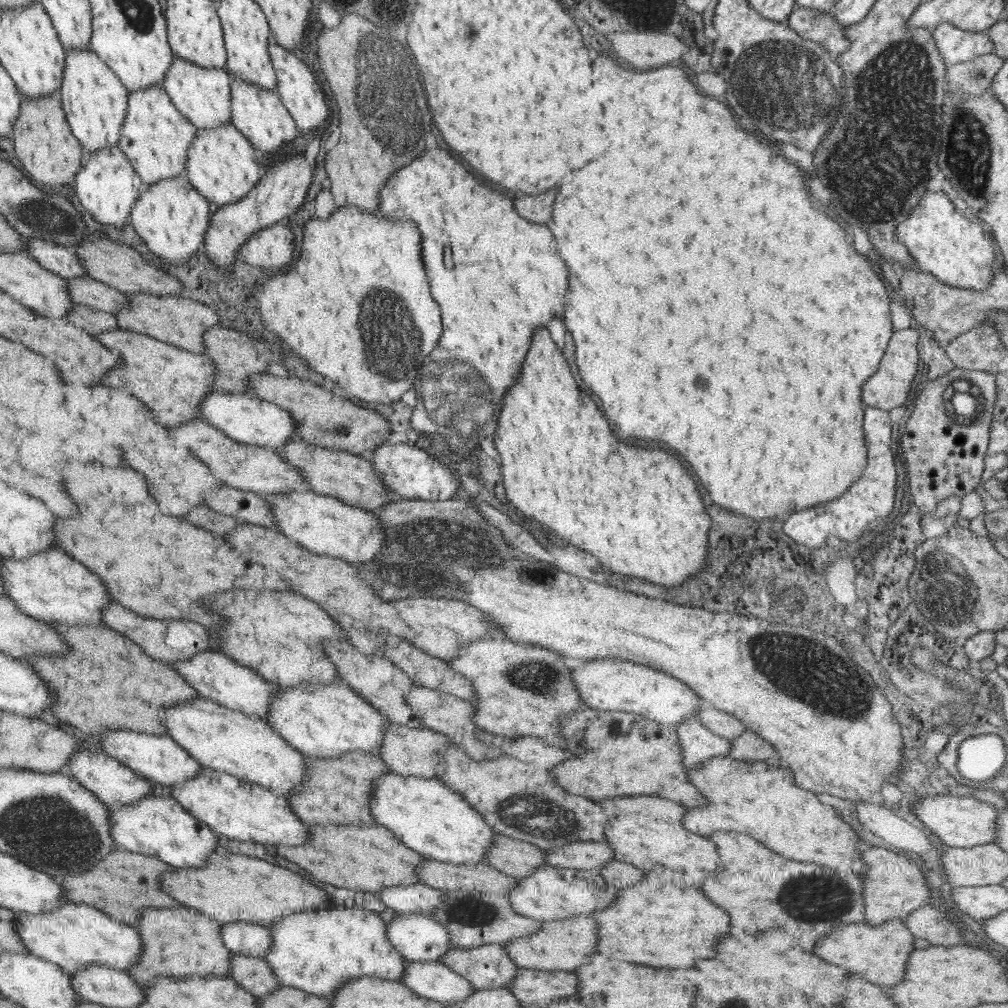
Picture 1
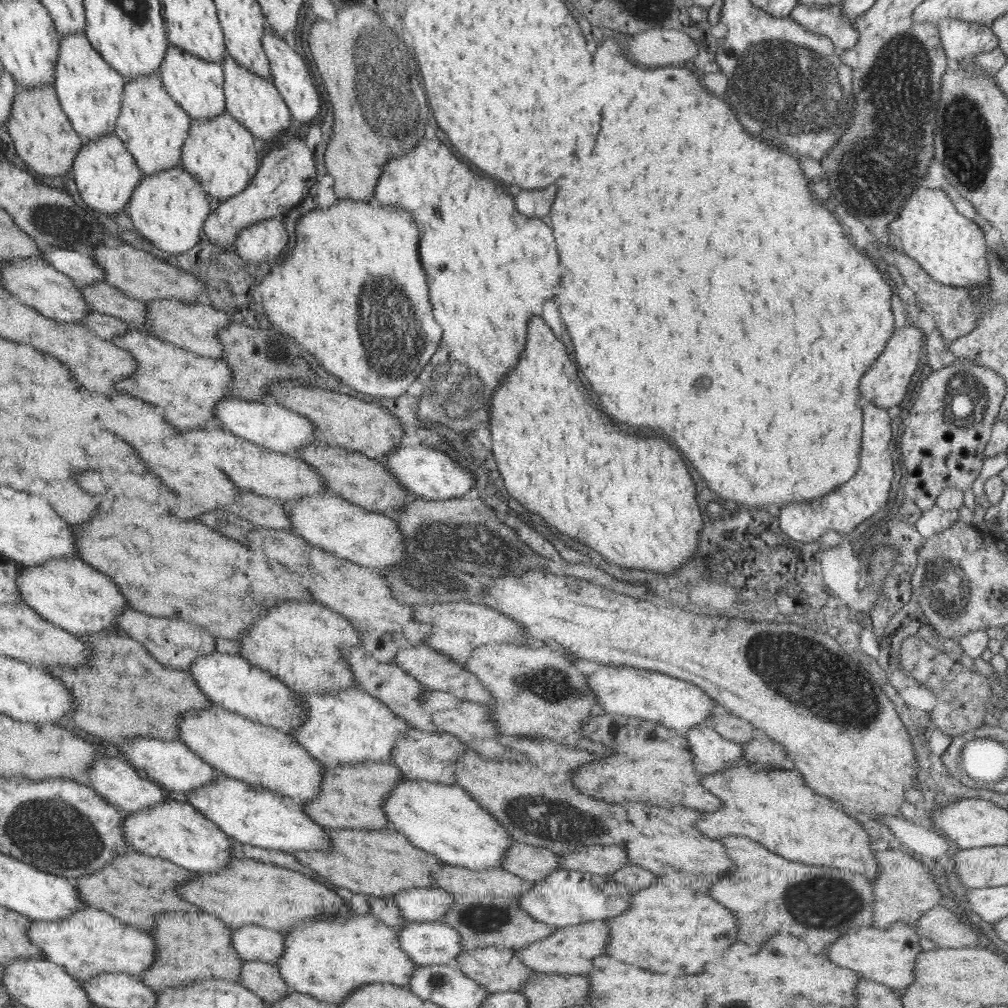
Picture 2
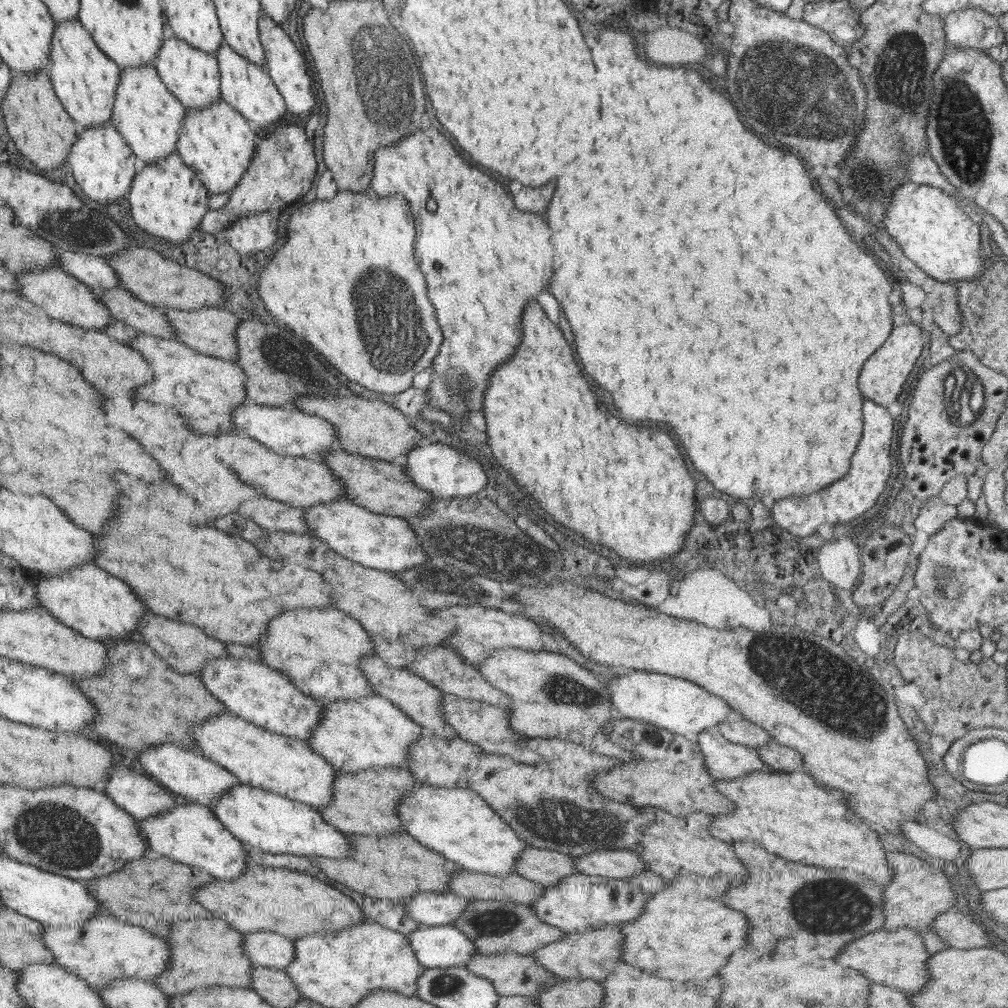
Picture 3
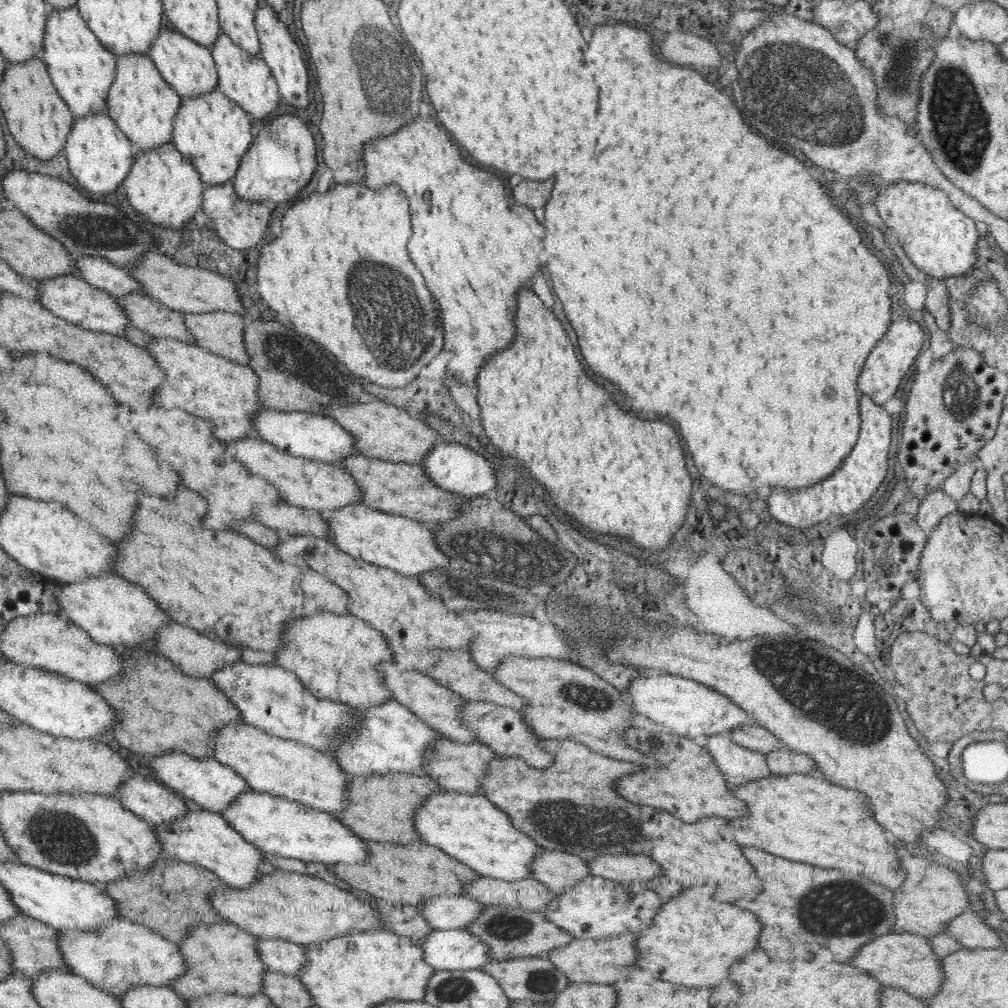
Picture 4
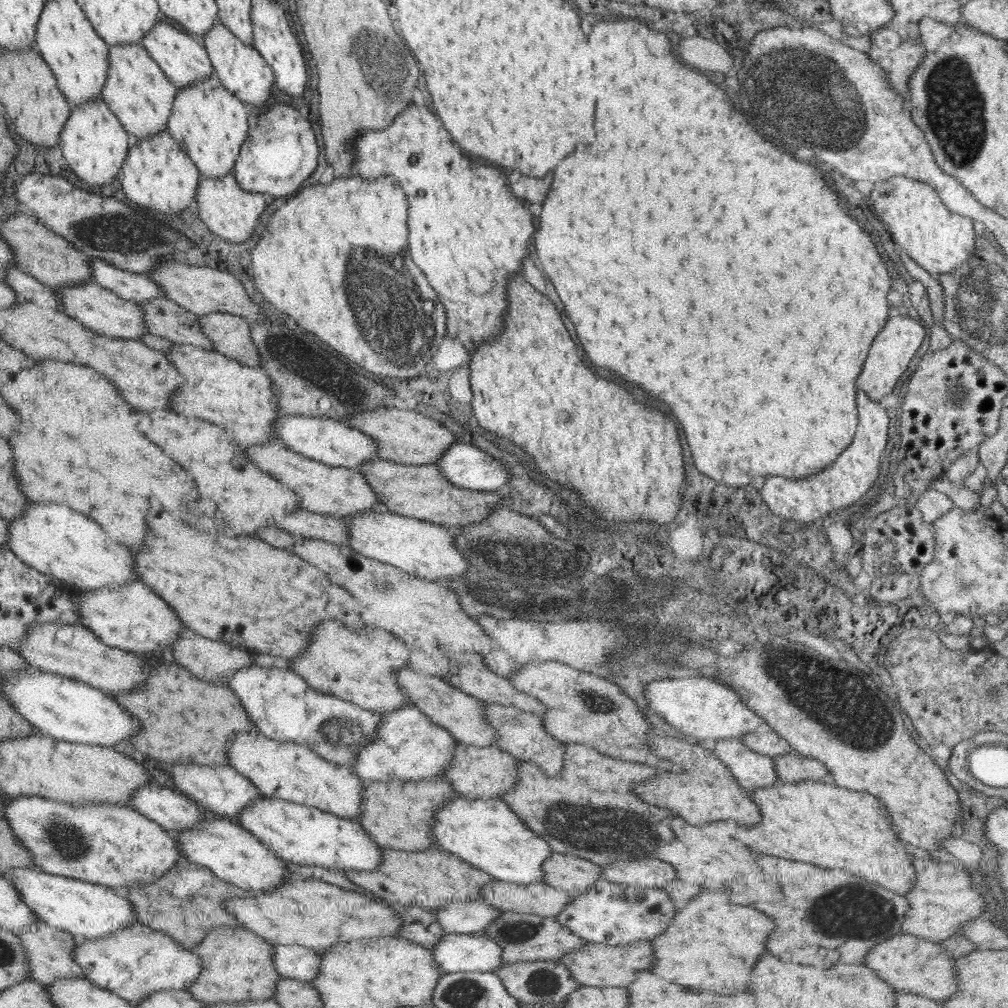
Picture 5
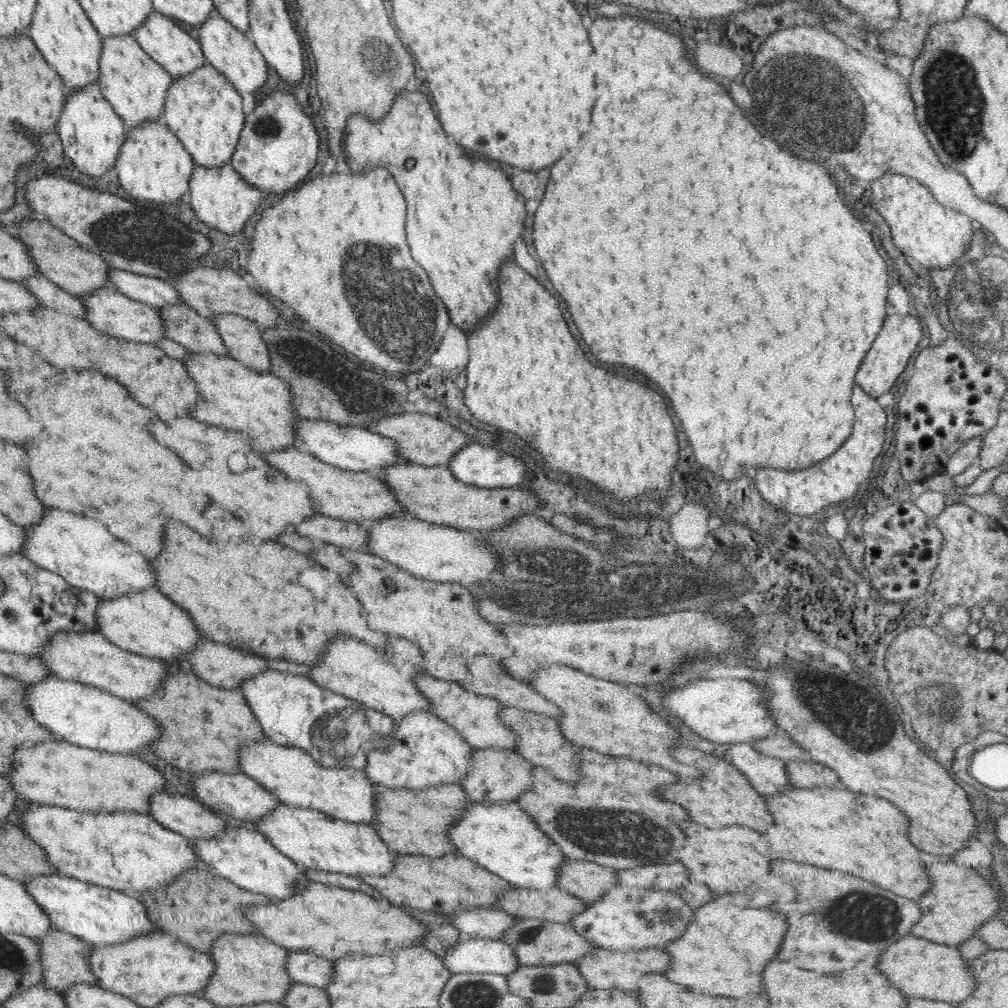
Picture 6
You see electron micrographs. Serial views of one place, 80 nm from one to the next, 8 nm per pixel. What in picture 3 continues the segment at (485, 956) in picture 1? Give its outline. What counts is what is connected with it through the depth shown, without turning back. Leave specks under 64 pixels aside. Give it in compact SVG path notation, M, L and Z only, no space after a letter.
M514 952L491 956L476 954L465 968L475 975L490 979L500 996L520 995L538 998L543 990L550 988L559 980L558 975L550 972L547 968L541 967L540 964L536 964L531 956L518 955Z

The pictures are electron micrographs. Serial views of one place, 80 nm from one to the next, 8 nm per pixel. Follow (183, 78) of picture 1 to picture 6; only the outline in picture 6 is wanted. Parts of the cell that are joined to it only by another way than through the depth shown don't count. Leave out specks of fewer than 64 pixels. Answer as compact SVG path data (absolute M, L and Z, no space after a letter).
M156 10L149 14L145 24L137 30L134 37L158 63L161 63L173 79L185 77L186 74L192 74L196 69L208 64L201 43L182 30L172 18Z

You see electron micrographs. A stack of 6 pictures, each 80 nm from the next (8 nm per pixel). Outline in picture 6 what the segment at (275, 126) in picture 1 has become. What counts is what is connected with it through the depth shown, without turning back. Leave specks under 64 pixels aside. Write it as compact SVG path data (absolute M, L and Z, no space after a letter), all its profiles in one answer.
M213 10L209 21L200 25L199 42L208 64L217 67L223 75L238 89L240 94L258 94L268 78L268 66L262 58L261 50L253 39L239 31L233 23L228 22L219 10Z

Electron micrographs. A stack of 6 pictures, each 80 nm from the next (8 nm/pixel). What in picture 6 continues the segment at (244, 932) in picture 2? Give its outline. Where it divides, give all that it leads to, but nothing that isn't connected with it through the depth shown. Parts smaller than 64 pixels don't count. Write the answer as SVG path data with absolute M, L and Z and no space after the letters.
M289 950L288 972L294 982L327 988L334 976L334 963L305 951Z

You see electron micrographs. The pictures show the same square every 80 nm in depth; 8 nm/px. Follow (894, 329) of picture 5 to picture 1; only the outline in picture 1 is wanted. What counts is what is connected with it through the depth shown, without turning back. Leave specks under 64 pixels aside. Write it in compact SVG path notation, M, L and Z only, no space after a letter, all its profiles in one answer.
M915 325L908 329L895 331L888 343L884 356L879 362L879 367L874 372L874 376L870 376L866 380L866 384L862 386L862 400L868 406L874 406L876 409L889 412L893 408L904 405L906 398L908 398L908 392L910 392L914 376L918 372L918 360L920 360L918 350L922 335L923 332Z

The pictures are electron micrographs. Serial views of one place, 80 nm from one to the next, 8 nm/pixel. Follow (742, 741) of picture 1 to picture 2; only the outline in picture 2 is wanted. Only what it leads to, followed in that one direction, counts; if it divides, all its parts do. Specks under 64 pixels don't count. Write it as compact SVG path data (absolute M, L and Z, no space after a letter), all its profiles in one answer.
M757 729L750 742L743 743L744 758L758 767L767 769L794 769L787 750Z

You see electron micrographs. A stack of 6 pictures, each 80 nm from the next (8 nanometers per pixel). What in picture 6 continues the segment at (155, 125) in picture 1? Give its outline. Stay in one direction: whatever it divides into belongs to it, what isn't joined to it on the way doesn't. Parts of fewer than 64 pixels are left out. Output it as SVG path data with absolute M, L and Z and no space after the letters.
M134 36L106 37L101 50L100 66L101 78L98 83L102 94L124 119L127 128L135 129L138 125L144 125L146 121L162 119L173 78Z

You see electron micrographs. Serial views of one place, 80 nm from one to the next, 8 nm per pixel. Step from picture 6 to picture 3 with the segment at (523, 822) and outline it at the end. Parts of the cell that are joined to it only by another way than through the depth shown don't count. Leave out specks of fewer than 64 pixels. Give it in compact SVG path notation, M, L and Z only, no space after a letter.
M422 785L400 798L404 833L422 846L444 854L458 870L504 876L515 874L517 860L527 847L516 831L477 792L469 788Z

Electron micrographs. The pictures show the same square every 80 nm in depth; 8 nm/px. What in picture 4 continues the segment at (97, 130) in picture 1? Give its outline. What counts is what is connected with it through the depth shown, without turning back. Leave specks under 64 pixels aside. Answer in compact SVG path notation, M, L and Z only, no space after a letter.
M77 5L49 14L42 59L48 65L58 94L74 111L74 118L108 112L108 92L117 78L117 57L90 30Z

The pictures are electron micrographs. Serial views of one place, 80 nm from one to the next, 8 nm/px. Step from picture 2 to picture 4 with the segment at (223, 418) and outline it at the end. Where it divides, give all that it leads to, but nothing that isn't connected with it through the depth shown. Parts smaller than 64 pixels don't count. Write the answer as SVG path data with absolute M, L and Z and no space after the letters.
M260 408L257 417L254 418L254 426L257 427L257 438L297 457L341 465L345 458L360 454L360 452L355 452L354 438L349 431L346 431L340 423L335 422L332 418L315 413L299 411L284 413Z

